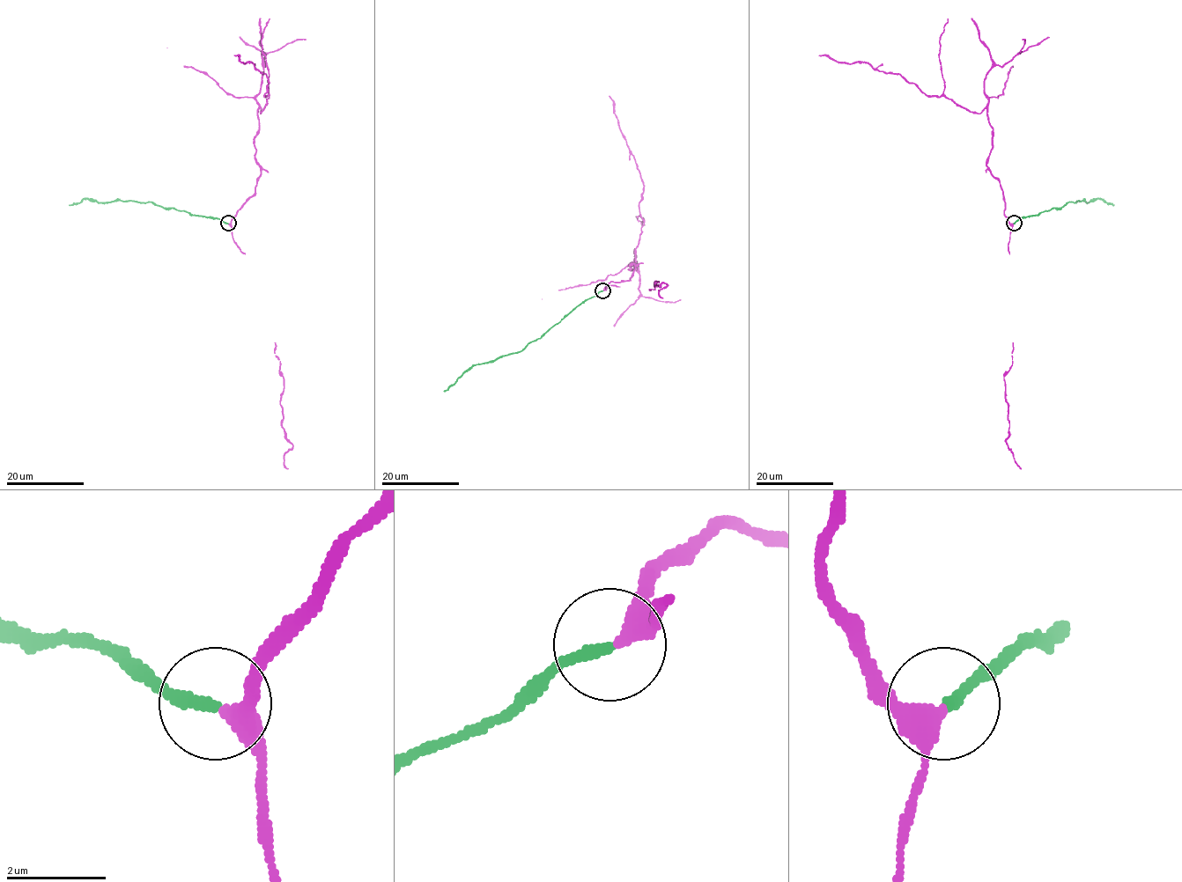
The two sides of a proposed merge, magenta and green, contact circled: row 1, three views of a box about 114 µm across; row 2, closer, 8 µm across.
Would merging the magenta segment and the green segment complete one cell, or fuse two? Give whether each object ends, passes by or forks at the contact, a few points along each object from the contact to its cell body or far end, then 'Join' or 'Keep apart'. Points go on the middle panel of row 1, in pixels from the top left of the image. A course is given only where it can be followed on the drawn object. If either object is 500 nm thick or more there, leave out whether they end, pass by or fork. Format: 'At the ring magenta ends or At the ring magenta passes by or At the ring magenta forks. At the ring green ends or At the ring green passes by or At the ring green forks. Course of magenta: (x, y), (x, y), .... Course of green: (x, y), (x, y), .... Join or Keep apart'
At the ring magenta passes by. At the ring green ends. Course of magenta: (603, 290), (610, 282), (631, 276), (635, 266), (629, 268), (633, 270), (643, 220), (642, 179), (609, 96). Course of green: (602, 290), (583, 301), (520, 351), (473, 364), (444, 392). Join

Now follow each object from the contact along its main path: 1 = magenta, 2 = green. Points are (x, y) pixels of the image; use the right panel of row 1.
1: (1013, 224), (986, 161), (993, 129), (986, 107), (973, 113), (943, 96), (927, 96), (898, 74), (819, 55)
2: (1013, 224), (1019, 218), (1060, 208), (1068, 202), (1103, 199), (1114, 205)

